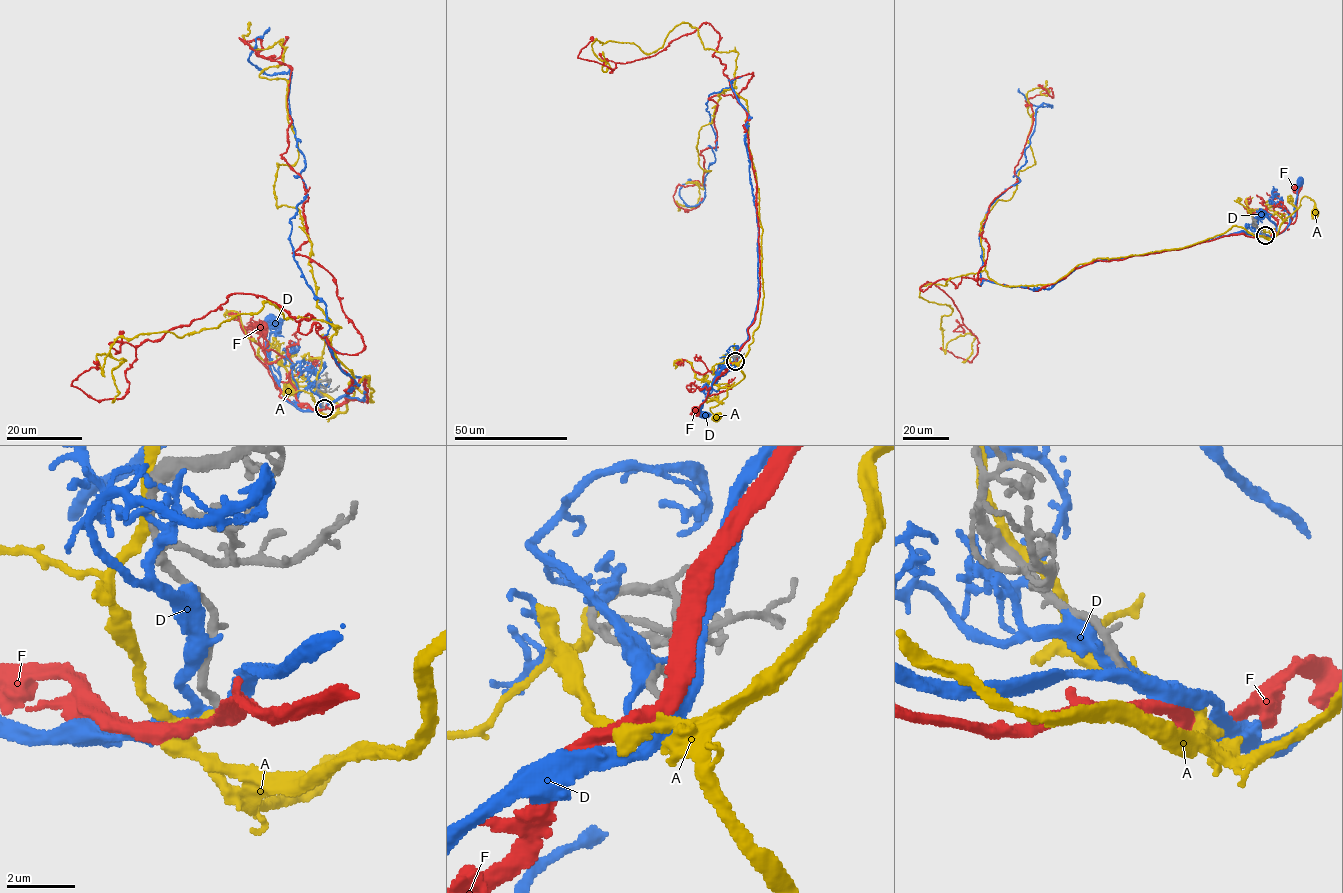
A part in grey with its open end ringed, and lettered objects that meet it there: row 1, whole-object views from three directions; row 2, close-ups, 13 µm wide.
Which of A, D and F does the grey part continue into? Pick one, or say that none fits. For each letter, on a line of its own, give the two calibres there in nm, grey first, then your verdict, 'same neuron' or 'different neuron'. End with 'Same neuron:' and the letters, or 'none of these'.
A: 200/200 nm | different neuron
D: 200/440 nm | different neuron
F: 200/380 nm | same neuron
Same neuron: F

